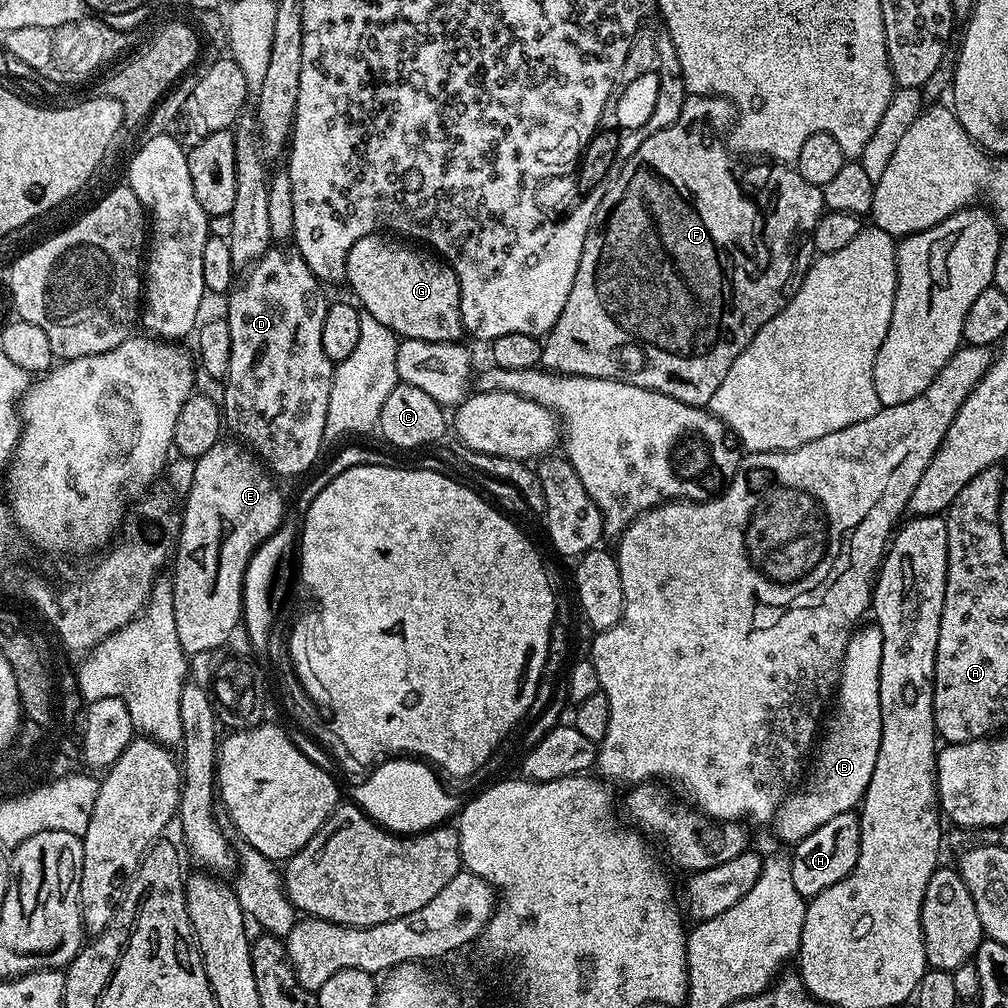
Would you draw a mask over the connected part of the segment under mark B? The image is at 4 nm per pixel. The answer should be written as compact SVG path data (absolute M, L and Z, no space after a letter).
M868 622L857 627L848 639L840 667L840 683L834 693L840 709L832 725L829 728L827 725L819 737L814 752L816 765L813 768L811 765L802 787L789 794L776 811L776 836L789 846L799 844L814 834L818 826L830 822L830 818L838 814L853 811L863 801L870 774L874 774L874 762L878 762L878 746L882 738L882 710L878 698L881 666L882 630L875 622Z

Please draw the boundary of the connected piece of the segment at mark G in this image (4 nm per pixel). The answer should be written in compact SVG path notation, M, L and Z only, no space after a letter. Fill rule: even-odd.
M392 234L358 238L346 258L346 284L352 287L359 307L378 318L397 337L426 342L459 341L465 330L460 317L460 283L454 270L439 255L411 246L416 247Z

